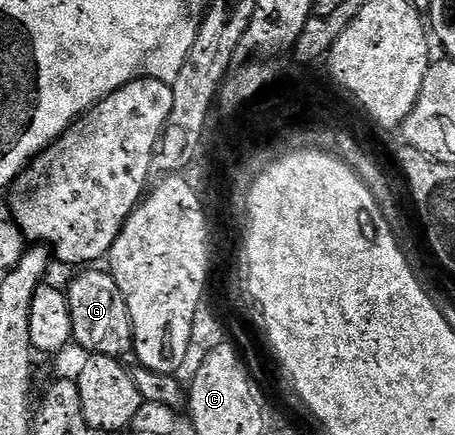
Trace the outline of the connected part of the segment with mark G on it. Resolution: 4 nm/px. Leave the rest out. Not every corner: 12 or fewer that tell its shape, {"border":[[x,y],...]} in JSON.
{"border":[[82,271],[65,290],[73,340],[125,358],[134,328],[109,272]]}

